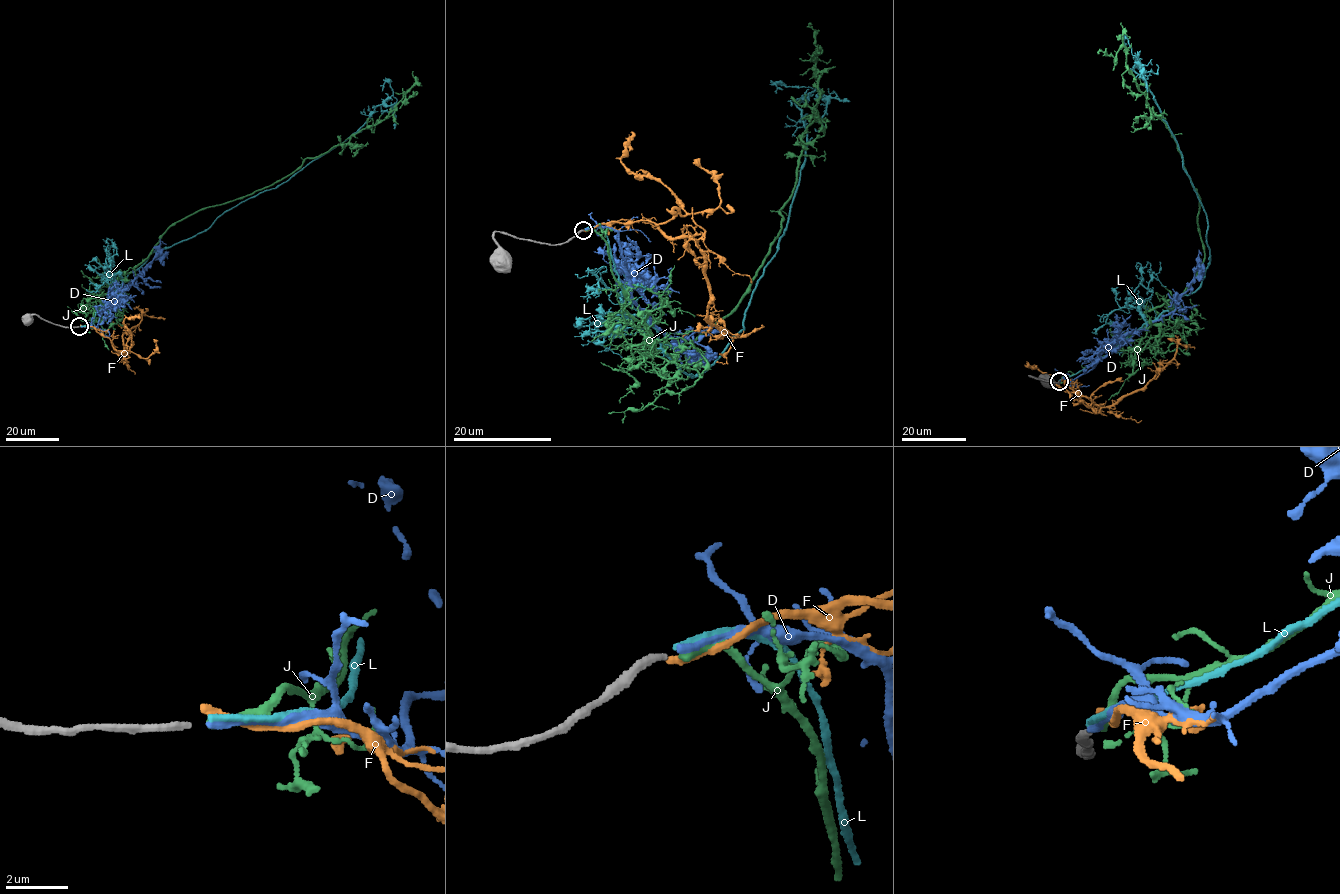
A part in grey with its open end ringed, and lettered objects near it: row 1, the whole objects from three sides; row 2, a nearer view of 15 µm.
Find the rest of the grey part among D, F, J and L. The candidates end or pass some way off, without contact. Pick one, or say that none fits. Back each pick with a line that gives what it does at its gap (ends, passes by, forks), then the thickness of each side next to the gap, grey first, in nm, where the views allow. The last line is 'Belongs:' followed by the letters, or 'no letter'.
J: it ends there; 220 nm thick on the grey side, 240 nm on the other
Belongs: J

